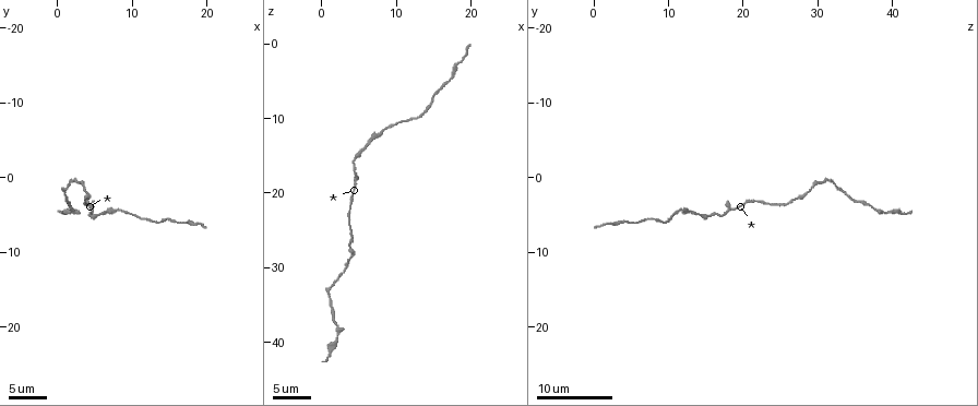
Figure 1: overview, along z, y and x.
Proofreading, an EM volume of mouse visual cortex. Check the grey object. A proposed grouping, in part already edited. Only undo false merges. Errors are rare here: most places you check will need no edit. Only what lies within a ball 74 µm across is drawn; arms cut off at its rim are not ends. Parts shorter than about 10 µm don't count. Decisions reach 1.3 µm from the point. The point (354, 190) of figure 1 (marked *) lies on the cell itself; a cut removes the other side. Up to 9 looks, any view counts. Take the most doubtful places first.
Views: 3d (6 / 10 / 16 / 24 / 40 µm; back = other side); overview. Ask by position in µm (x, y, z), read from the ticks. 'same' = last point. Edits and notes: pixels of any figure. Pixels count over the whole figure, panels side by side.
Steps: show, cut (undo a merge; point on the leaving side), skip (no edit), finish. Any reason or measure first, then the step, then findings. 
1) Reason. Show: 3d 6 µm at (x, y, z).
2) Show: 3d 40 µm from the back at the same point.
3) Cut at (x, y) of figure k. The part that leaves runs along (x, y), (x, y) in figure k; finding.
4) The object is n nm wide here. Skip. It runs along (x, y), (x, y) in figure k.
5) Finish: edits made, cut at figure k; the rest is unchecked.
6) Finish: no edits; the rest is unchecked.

Thick turns thin. Show: 3d 10 µm at (4.5, 2.0, 28.5).

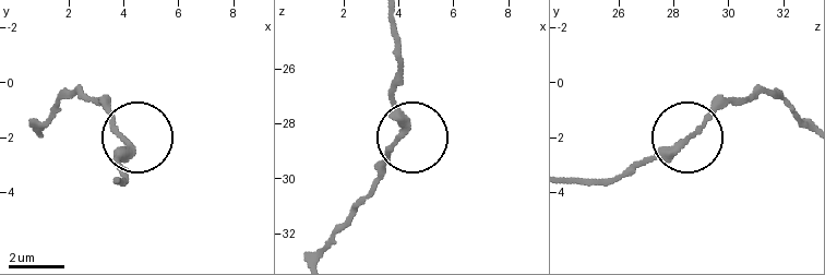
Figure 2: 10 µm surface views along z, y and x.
The object is 290 nm wide here. Skip. It runs along (394, 19), (401, 75), (394, 110), (403, 131), (375, 178) in figure 2; all the same cell.

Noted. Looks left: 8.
Three-way junction. Show: 3d 16 µm at (5.0, 4.5, 17.5).

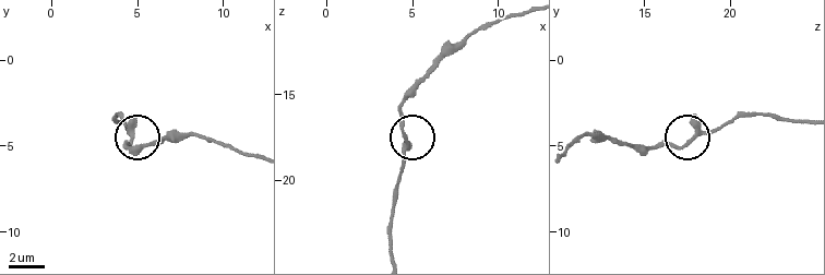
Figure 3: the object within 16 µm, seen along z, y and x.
Zoom in. Show: 3d 6 µm at (4.6, 4.8, 17.7).

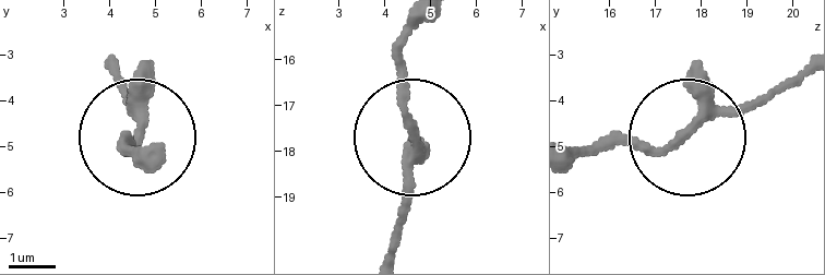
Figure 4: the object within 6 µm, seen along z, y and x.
Skip. It runs along (401, 219), (413, 141), (401, 27) in figure 4; one cell here.

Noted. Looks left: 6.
Thick turns thin. Show: 3d 6 µm at (8.0, 4.5, 12.0).

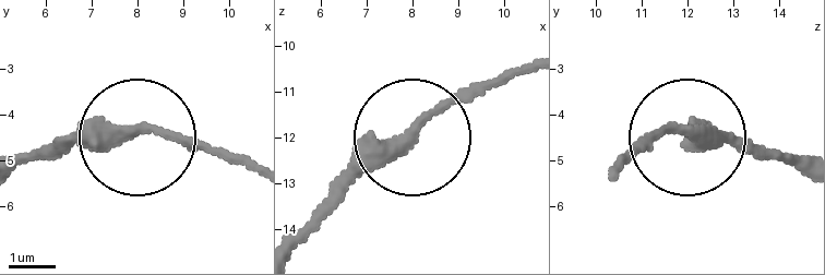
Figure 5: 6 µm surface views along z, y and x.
Show: 3d 6 µm from the back at (8.00, 4.30, 11.90).

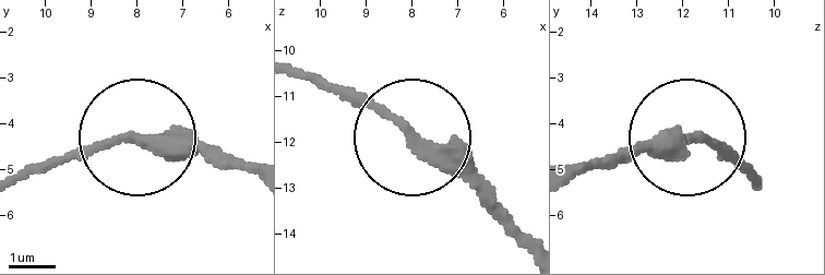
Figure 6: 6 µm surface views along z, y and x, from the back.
Skip. It runs along (521, 242), (427, 148), (325, 82) in figure 6; continuous, no second cell.

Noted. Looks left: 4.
Thin neck. Show: 3d 6 µm at (1.5, 4.0, 37.0).

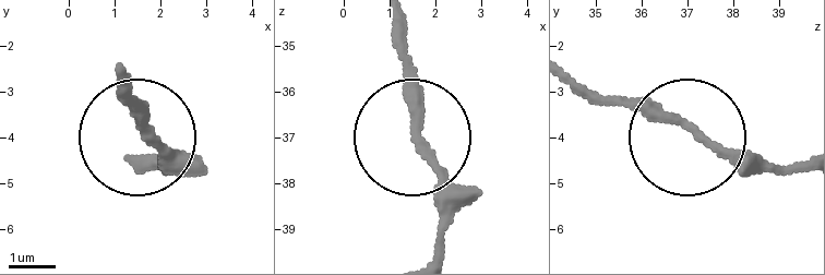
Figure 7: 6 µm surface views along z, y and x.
Show: 3d 6 µm from the back at (1.60, 3.70, 37.00).

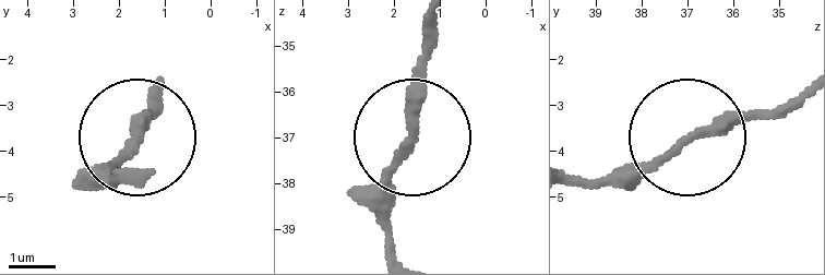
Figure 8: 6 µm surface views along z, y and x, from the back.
The object is 220 nm wide here. Skip. It runs along (156, 85), (109, 187) in figure 8; all the same cell.

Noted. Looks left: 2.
Finish: no edits; the rest is unchecked.

